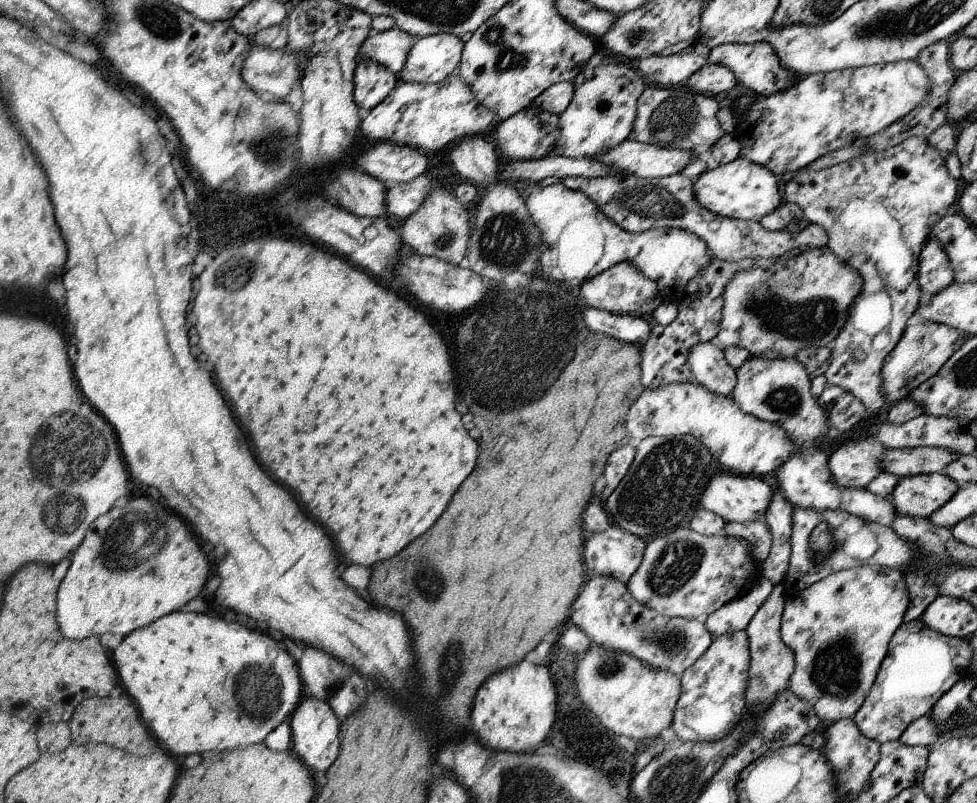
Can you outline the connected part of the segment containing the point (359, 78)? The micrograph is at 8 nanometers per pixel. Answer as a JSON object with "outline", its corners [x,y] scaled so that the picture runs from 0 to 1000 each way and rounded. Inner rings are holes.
{"outline":[[[371,73],[366,76],[361,97],[363,127],[372,142],[390,130],[405,107],[405,91],[388,77]]]}

